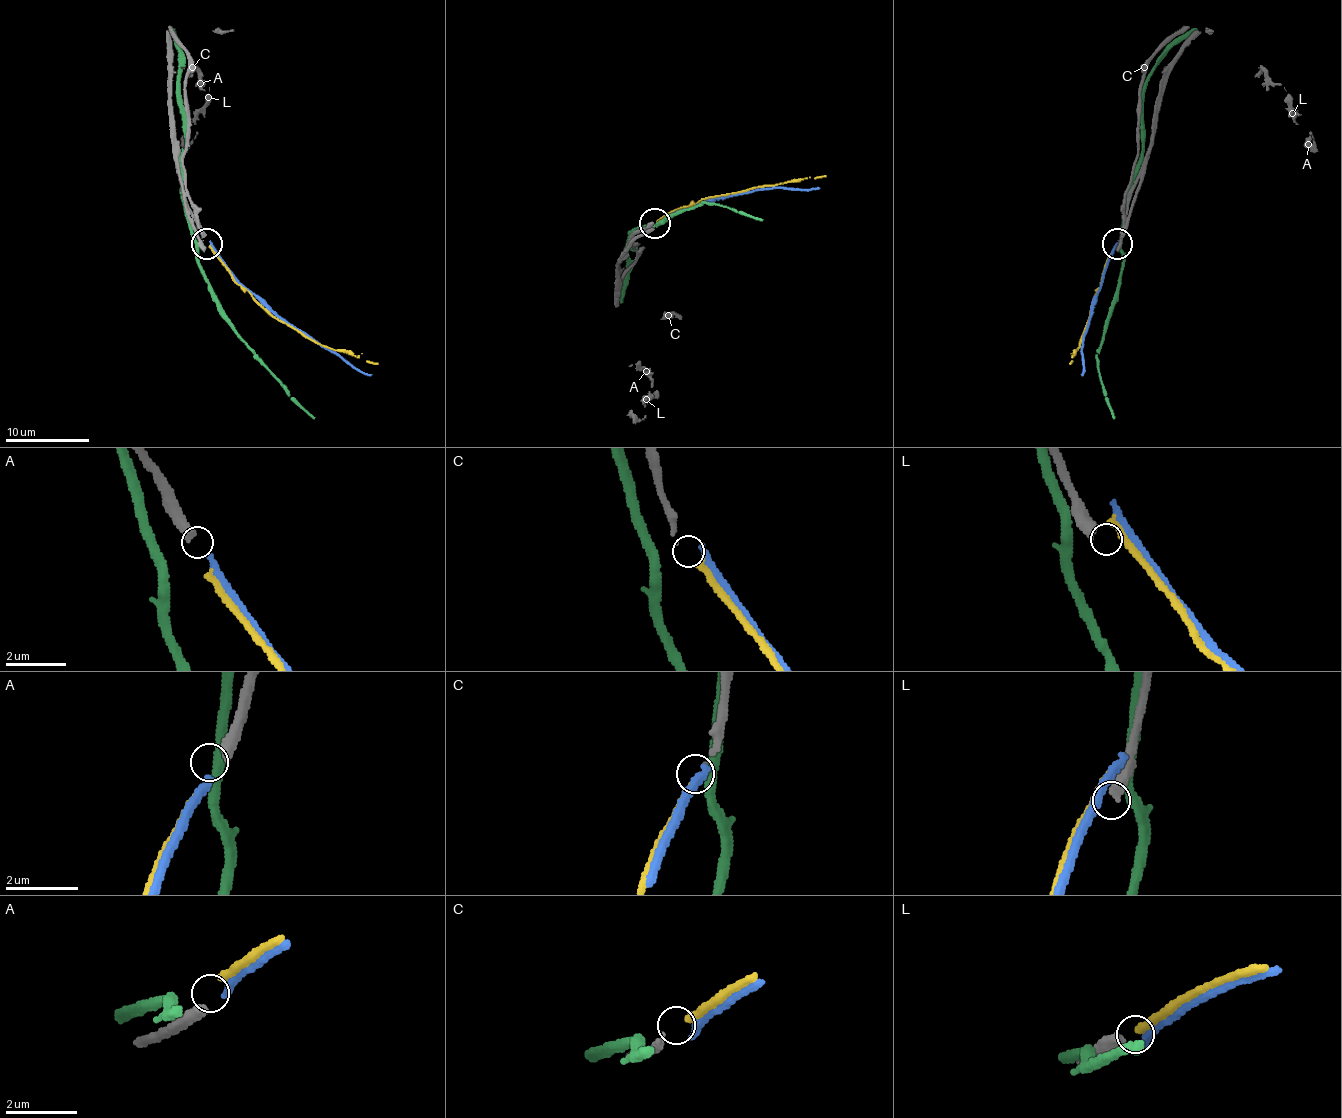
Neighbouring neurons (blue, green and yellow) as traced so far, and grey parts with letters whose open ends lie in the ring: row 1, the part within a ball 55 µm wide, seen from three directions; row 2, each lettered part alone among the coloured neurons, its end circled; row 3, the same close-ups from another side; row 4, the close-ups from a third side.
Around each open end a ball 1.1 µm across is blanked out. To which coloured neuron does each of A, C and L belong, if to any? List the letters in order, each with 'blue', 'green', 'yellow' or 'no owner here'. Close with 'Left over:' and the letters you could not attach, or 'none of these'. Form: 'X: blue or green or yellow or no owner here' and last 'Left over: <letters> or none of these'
A: blue
C: yellow
L: no owner here
Left over: L

